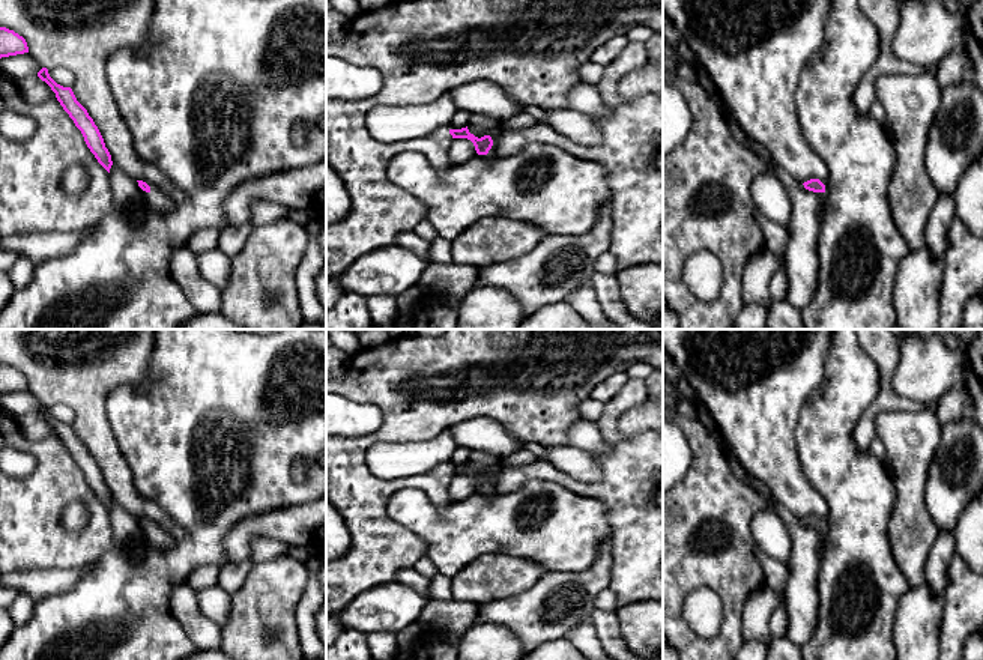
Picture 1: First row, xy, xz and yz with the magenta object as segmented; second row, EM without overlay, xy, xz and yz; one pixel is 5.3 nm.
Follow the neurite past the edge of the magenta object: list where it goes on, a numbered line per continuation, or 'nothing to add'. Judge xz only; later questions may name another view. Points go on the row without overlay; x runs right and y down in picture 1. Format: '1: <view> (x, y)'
nothing to add

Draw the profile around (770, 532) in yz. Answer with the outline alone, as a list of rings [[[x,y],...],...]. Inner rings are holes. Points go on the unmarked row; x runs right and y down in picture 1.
[[[762,510],[752,522],[756,544],[773,559],[788,562],[791,555],[791,537],[786,525],[777,513]]]

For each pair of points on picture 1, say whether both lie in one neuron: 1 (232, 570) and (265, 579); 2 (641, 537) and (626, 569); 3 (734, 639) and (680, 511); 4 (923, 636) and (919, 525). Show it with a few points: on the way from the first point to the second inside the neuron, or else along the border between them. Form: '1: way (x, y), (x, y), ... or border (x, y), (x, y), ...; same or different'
1: border (253, 564), (247, 579), (230, 596); different
2: way (641, 544), (641, 554), (633, 561); same
3: way (732, 608), (732, 570), (708, 543); same
4: border (925, 582), (910, 588); different

